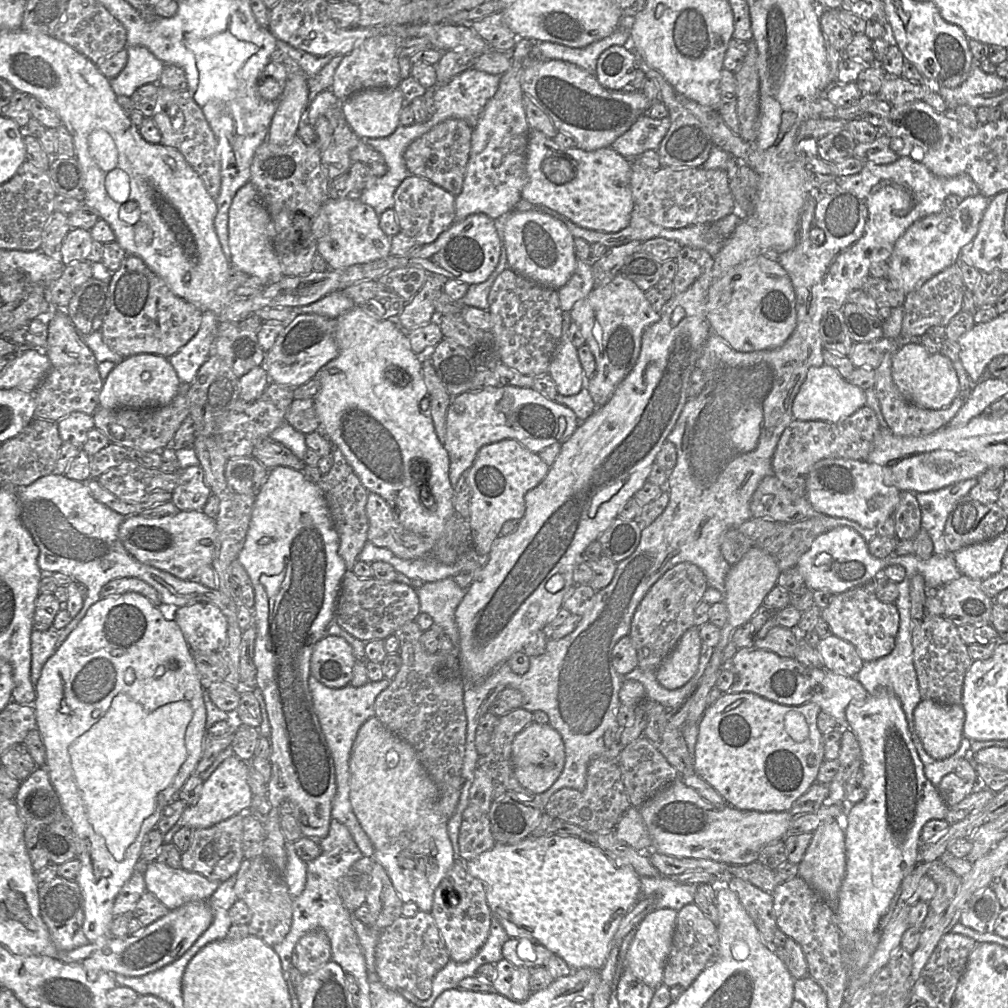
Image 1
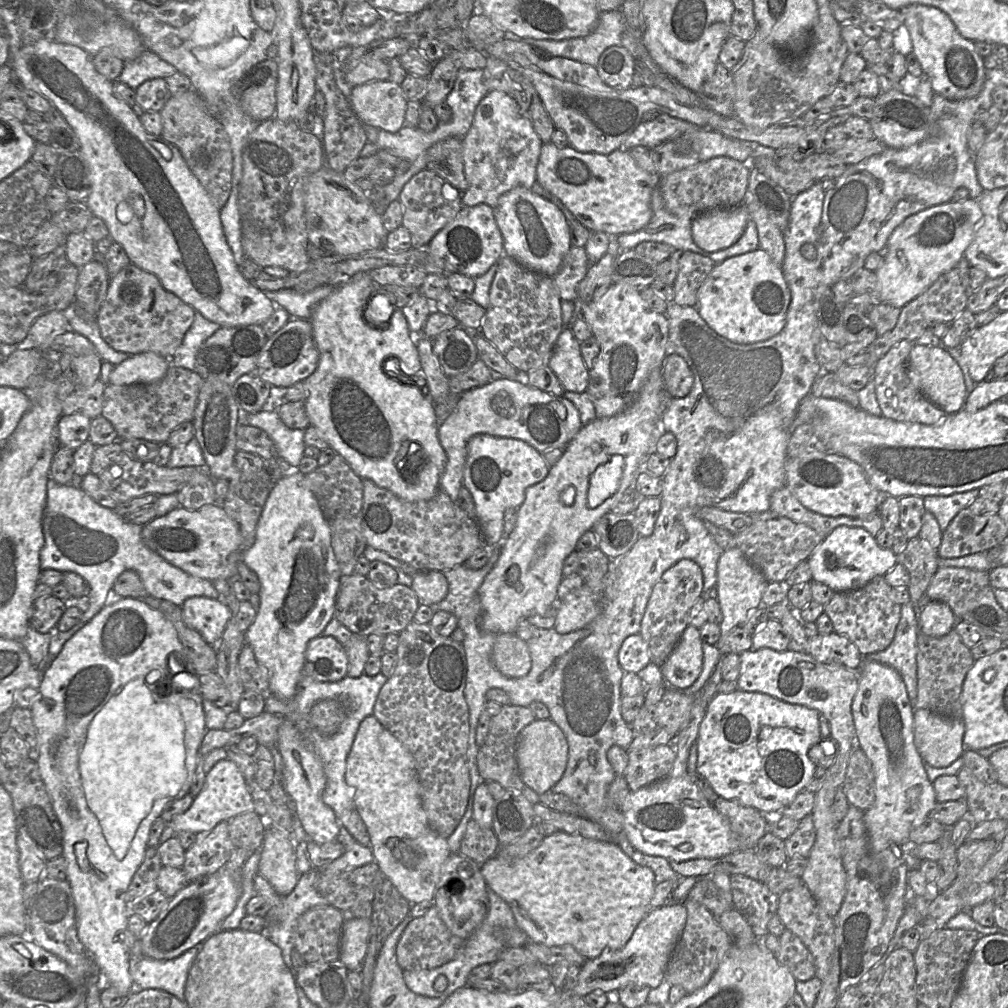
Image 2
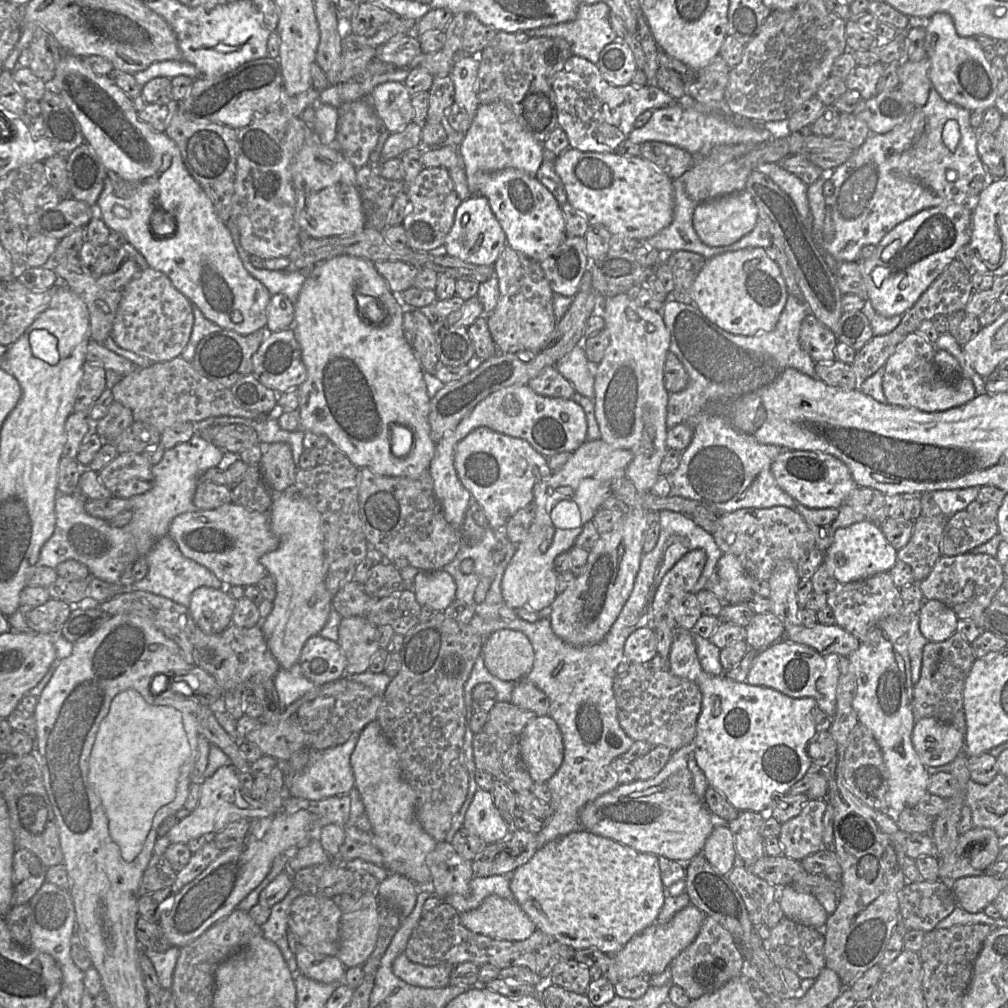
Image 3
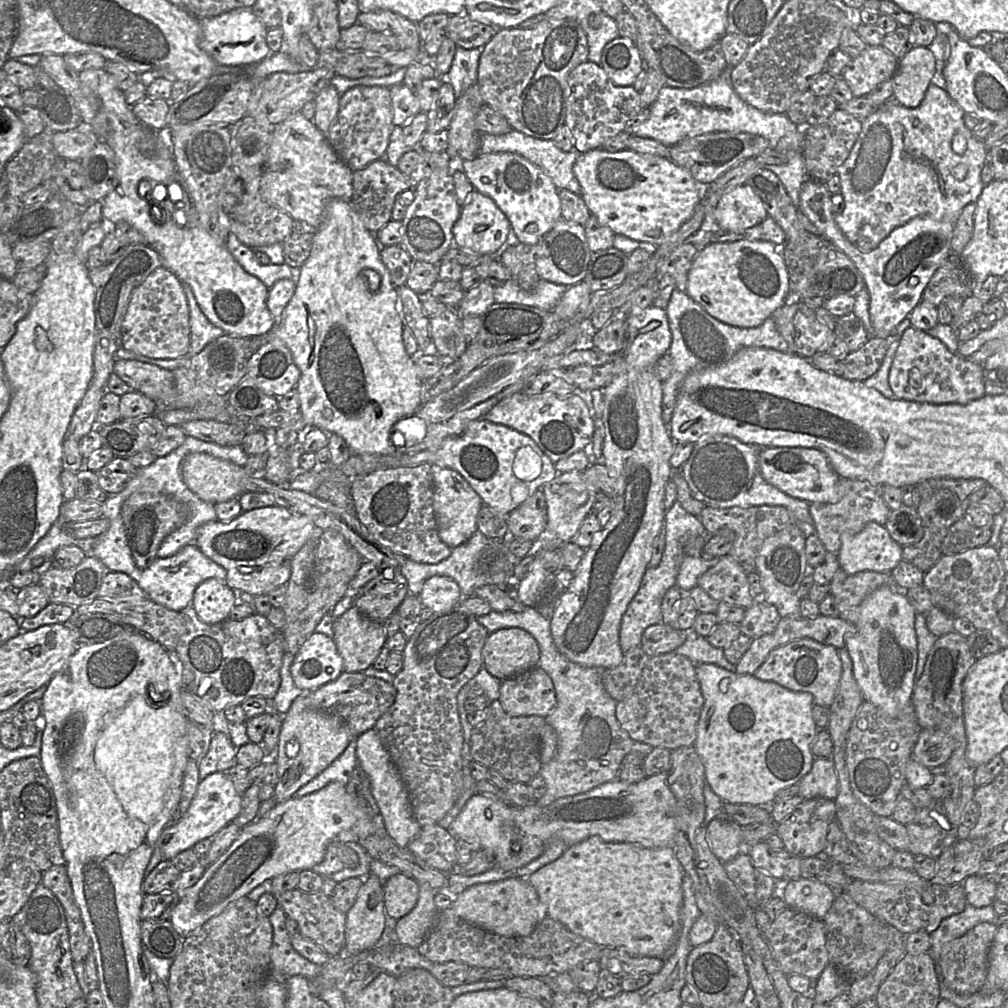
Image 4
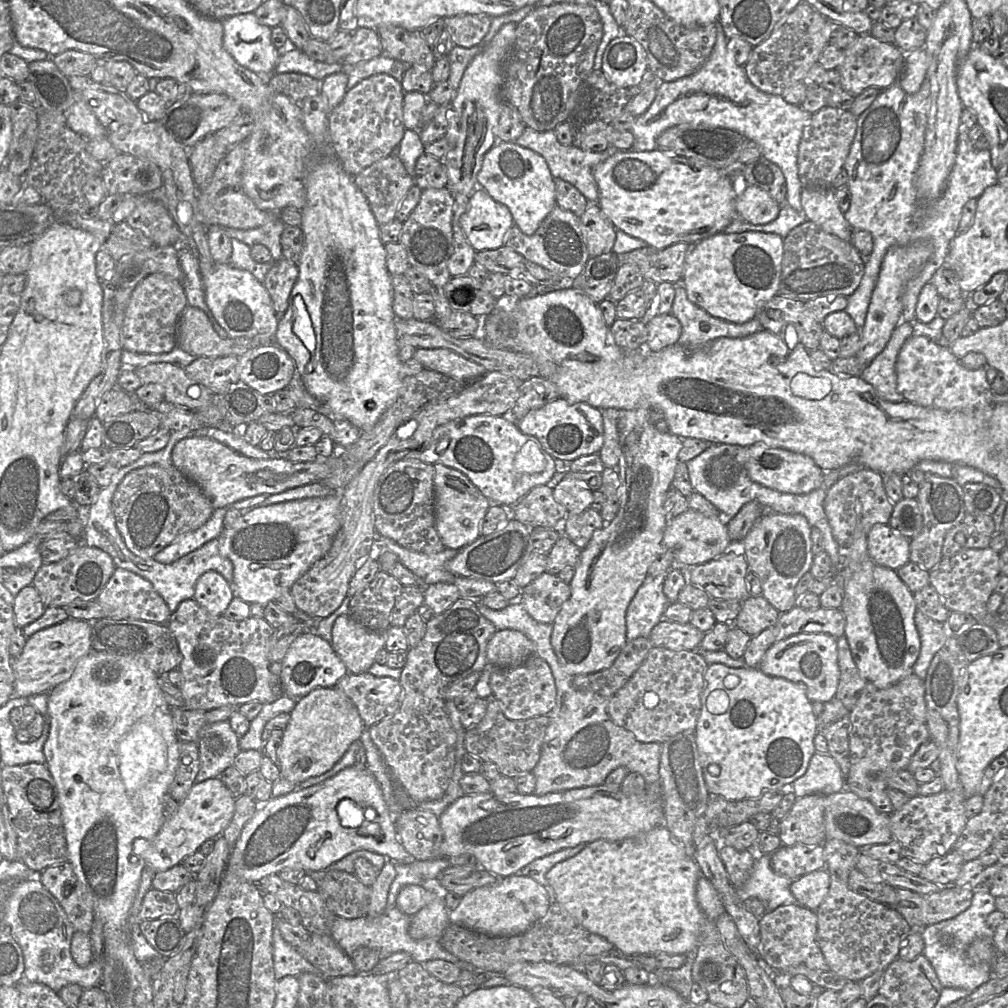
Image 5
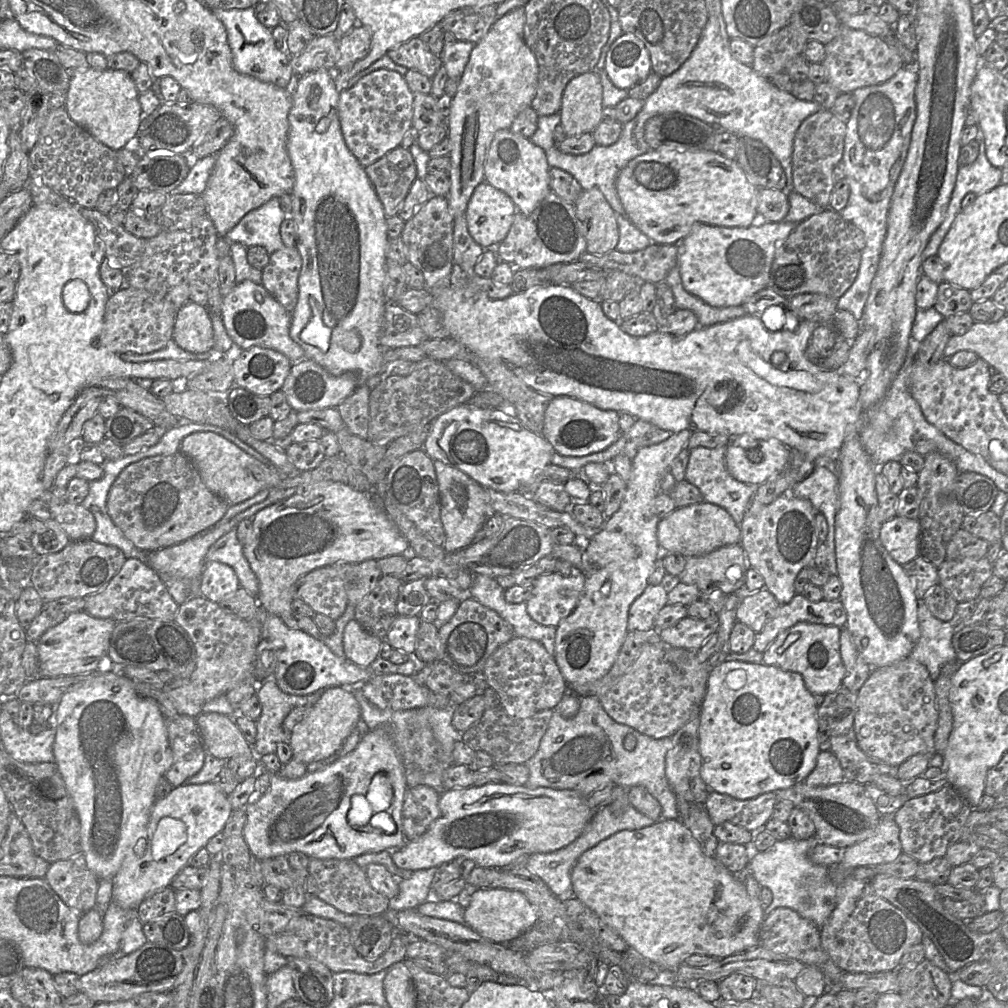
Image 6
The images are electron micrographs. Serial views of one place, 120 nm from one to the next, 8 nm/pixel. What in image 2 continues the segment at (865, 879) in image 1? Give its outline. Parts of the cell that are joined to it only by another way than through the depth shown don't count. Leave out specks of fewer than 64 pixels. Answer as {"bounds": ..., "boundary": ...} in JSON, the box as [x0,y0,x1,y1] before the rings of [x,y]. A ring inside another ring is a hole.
{"bounds":[852,661,936,853],"boundary":[[[865,661],[859,670],[858,690],[853,698],[852,716],[856,743],[871,761],[875,779],[875,801],[864,812],[869,849],[878,853],[892,844],[909,841],[913,828],[929,816],[936,804],[933,784],[927,777],[925,762],[914,744],[913,714],[905,683],[892,667]]]}

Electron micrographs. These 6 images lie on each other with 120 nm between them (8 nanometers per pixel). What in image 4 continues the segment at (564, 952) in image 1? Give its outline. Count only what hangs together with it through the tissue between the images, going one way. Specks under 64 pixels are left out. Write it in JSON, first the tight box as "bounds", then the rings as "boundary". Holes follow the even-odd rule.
{"bounds":[527,836,685,958],"boundary":[[[591,836],[568,847],[562,856],[539,868],[527,881],[546,905],[547,916],[561,922],[573,933],[632,956],[664,958],[676,945],[681,929],[685,874],[672,847],[650,849],[632,843],[605,842],[598,836]]]}

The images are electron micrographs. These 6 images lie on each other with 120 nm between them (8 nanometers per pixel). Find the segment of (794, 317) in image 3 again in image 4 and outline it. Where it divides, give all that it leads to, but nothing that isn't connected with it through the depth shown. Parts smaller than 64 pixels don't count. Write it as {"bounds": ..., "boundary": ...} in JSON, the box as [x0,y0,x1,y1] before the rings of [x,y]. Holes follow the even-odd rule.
{"bounds":[662,289,813,526],"boundary":[[[674,289],[666,307],[672,342],[669,352],[673,359],[671,377],[663,383],[662,419],[668,426],[672,420],[681,383],[692,371],[715,366],[728,361],[740,349],[746,347],[771,348],[790,353],[786,340],[778,332],[772,318],[757,327],[742,328],[719,321],[706,312],[686,292]],[[729,435],[704,436],[694,443],[694,449],[680,471],[695,497],[708,506],[715,508],[783,506],[798,520],[813,526],[808,502],[785,494],[762,477],[759,468],[761,449]]]}

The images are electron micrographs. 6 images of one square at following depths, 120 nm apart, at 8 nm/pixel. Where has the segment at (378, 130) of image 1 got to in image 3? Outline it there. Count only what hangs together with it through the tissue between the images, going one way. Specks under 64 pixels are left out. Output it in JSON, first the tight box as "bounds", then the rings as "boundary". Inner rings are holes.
{"bounds":[368,82,414,134],"boundary":[[[385,82],[377,85],[368,100],[383,123],[383,129],[391,134],[403,130],[414,116],[412,96],[400,82]]]}

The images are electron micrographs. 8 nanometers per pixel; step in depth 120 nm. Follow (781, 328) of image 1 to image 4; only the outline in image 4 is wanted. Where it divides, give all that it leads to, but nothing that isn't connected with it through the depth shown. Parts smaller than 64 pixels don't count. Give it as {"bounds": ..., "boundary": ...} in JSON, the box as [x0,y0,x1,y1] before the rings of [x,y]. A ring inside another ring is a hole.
{"bounds":[686,241,789,326],"boundary":[[[768,241],[716,242],[698,251],[688,272],[686,293],[706,312],[731,326],[761,325],[789,300],[789,275],[782,253]]]}

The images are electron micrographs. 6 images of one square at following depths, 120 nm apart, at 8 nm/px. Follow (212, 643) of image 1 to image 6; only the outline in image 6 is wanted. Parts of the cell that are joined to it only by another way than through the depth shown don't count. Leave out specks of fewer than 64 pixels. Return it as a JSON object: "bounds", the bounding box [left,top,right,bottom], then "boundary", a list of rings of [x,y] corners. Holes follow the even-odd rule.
{"bounds":[197,562,239,604],"boundary":[[[209,562],[203,569],[197,595],[219,604],[234,594],[239,587],[238,577],[230,566]]]}

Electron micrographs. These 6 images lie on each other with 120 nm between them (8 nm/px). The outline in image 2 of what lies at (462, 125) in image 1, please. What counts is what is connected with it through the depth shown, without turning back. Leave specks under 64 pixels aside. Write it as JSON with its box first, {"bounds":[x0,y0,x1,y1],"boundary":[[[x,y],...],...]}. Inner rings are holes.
{"bounds":[425,137,468,193],"boundary":[[[452,137],[435,143],[427,150],[425,159],[425,169],[435,172],[461,193],[468,189],[462,139]]]}

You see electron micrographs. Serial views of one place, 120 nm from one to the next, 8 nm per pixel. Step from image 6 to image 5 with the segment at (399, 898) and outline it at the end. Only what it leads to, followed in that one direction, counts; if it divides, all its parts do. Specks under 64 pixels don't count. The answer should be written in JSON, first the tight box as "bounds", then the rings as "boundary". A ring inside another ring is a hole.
{"bounds":[386,858,451,908],"boundary":[[[449,858],[426,861],[413,861],[409,864],[394,863],[396,876],[388,890],[386,908],[396,907],[399,891],[406,885],[421,885],[423,882],[438,879],[444,869],[451,864]]]}

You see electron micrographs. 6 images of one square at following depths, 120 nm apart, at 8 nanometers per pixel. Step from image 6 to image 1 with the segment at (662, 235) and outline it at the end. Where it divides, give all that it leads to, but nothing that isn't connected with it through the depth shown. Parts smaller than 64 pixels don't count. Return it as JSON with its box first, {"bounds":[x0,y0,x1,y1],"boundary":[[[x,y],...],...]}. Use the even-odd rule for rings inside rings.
{"bounds":[521,128,634,233],"boundary":[[[530,128],[527,182],[521,198],[564,215],[581,228],[616,233],[629,225],[634,210],[630,187],[632,162],[611,147],[596,151],[562,148],[543,133]]]}

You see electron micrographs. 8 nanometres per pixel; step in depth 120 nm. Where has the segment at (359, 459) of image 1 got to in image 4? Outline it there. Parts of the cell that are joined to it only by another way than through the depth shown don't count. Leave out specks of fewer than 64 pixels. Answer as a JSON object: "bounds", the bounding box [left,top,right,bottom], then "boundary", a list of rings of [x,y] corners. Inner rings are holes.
{"bounds":[263,199,423,454],"boundary":[[[335,199],[327,207],[324,221],[314,230],[313,246],[308,259],[300,268],[300,278],[297,282],[294,295],[287,304],[279,325],[276,325],[269,333],[263,336],[267,338],[278,338],[283,341],[291,351],[294,363],[299,368],[301,376],[296,384],[299,393],[300,407],[304,422],[308,428],[319,428],[327,434],[336,433],[341,436],[348,445],[351,454],[405,454],[397,453],[396,446],[390,439],[394,426],[401,419],[412,417],[422,405],[421,390],[423,380],[418,375],[418,367],[414,357],[410,356],[403,343],[404,320],[400,313],[398,289],[393,285],[389,270],[381,260],[381,246],[375,234],[370,232],[361,220],[350,201]],[[372,269],[379,275],[379,288],[370,290],[363,270]]]}

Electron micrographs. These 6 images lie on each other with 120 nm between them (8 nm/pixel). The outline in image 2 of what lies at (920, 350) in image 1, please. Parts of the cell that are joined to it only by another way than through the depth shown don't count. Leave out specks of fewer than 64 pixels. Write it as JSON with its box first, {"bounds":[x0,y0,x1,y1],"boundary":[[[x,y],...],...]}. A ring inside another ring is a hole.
{"bounds":[907,344,966,415],"boundary":[[[914,344],[907,360],[907,373],[912,384],[947,415],[963,409],[966,394],[964,376],[958,363],[943,346]]]}

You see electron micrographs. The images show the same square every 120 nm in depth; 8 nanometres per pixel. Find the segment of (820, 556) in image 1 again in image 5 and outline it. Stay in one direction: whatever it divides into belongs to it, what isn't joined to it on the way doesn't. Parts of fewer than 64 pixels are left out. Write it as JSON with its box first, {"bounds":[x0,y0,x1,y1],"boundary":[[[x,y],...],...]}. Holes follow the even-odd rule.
{"bounds":[867,524,910,570],"boundary":[[[877,524],[867,534],[869,556],[879,565],[897,570],[910,561],[910,540],[889,524]]]}

